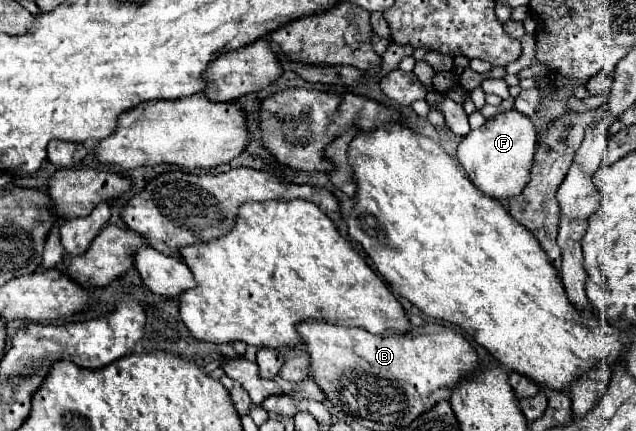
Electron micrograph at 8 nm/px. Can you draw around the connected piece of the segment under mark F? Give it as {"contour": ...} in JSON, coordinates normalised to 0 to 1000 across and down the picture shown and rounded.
{"contour":[[[800,255],[781,265],[778,274],[769,274],[756,297],[741,302],[722,334],[719,367],[731,390],[737,418],[763,455],[778,464],[807,459],[819,450],[819,441],[832,422],[832,390],[838,381],[841,329],[844,329],[844,306],[838,283],[829,269]]]}

